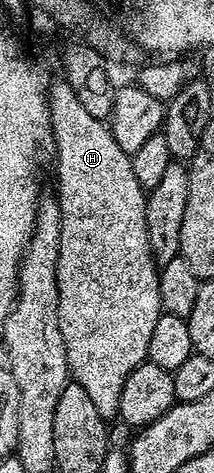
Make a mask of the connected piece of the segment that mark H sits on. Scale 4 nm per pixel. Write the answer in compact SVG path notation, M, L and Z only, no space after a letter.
M66 79L52 80L47 90L47 106L49 107L49 117L51 119L51 131L53 134L53 146L55 145L55 173L59 176L59 193L57 200L59 210L63 218L61 219L61 251L57 255L57 279L59 280L59 326L61 327L61 339L65 339L67 344L67 367L70 376L93 399L93 404L97 406L97 411L104 419L111 419L119 412L121 403L121 387L125 385L125 379L138 365L147 360L149 351L149 339L153 336L153 327L157 323L159 314L163 312L161 303L161 291L159 290L159 270L160 266L155 263L155 256L149 247L149 231L145 223L145 207L147 206L147 193L137 183L137 175L133 173L133 163L131 154L123 149L113 139L110 128L104 122L93 119L89 111L85 111L85 106L73 95L73 87L69 87Z

